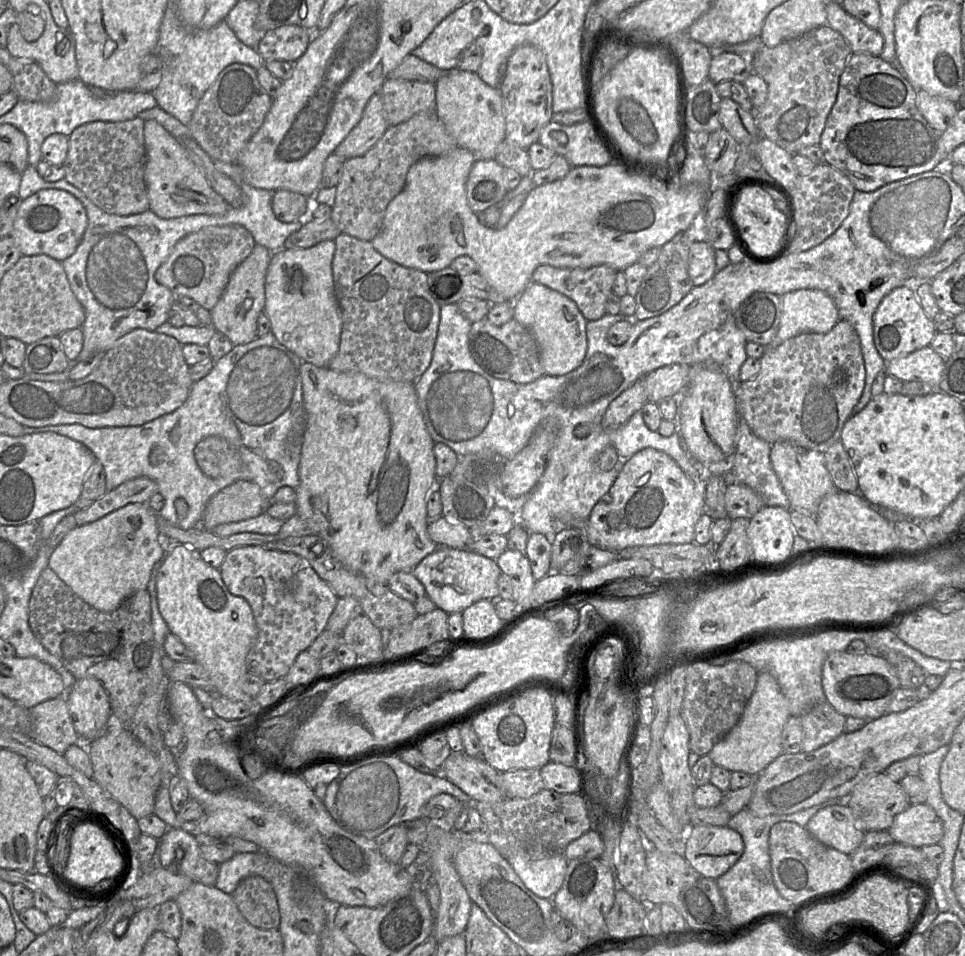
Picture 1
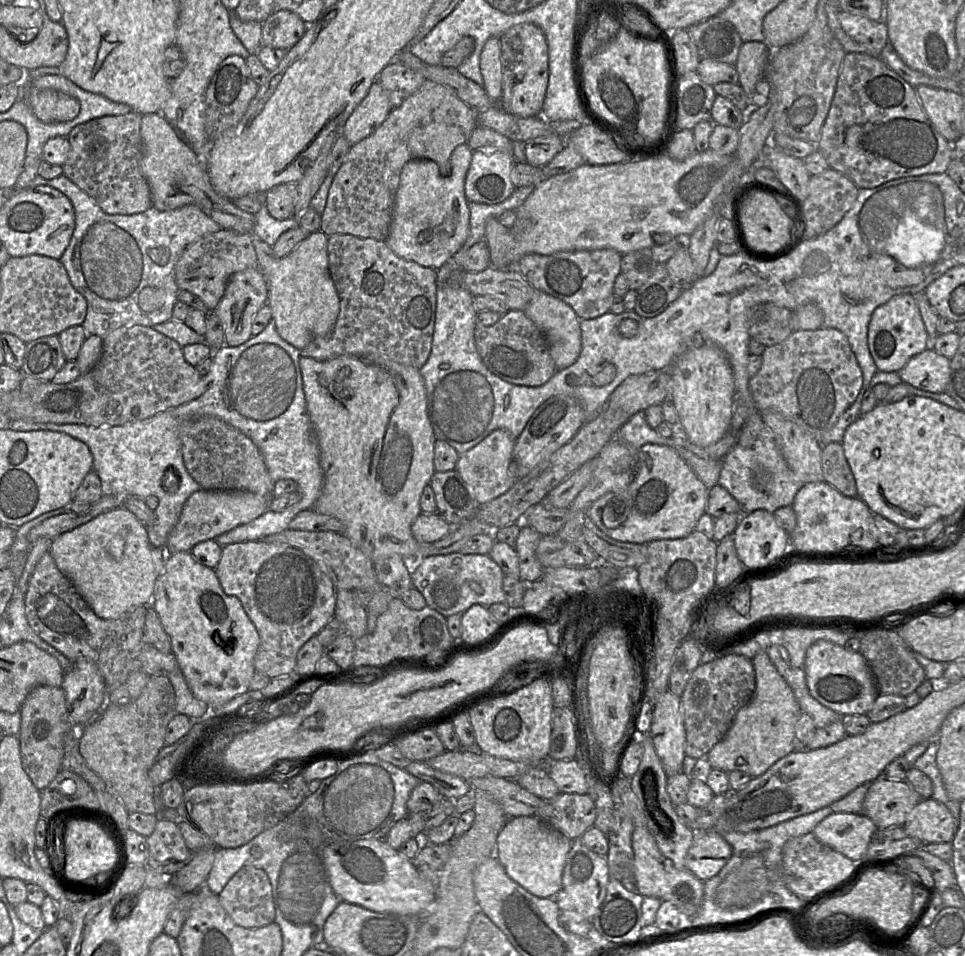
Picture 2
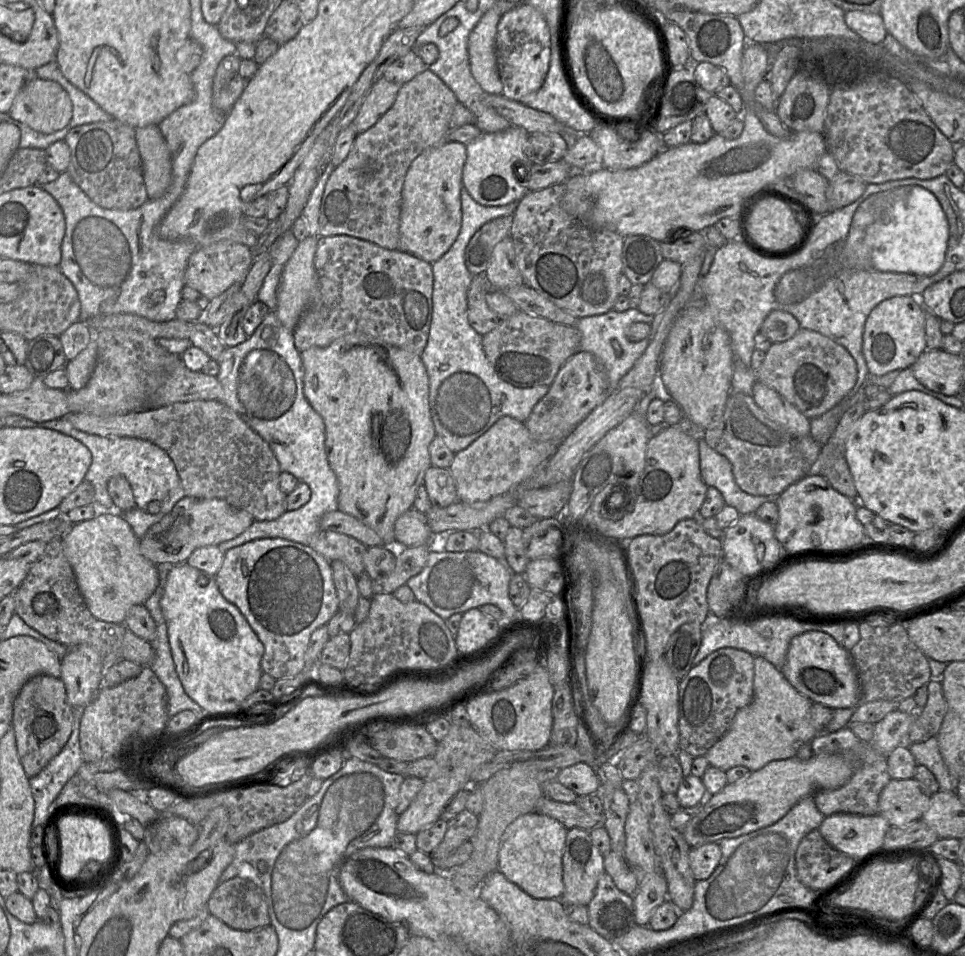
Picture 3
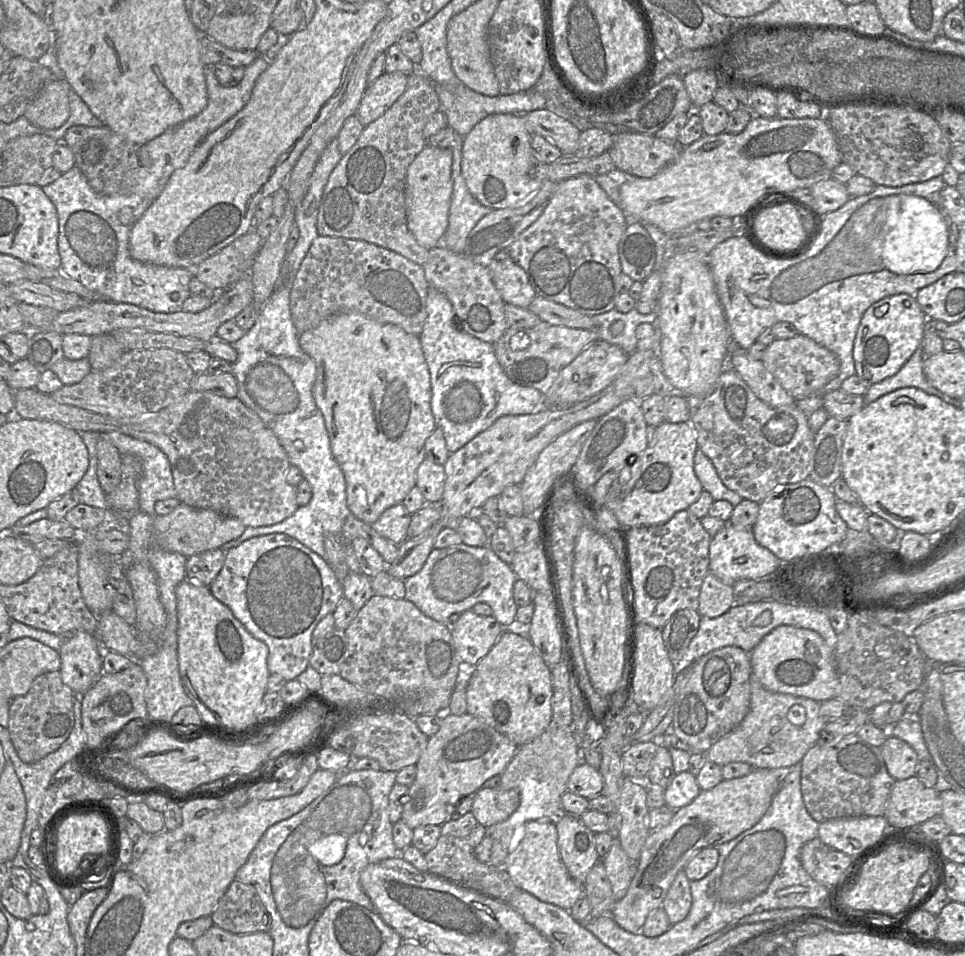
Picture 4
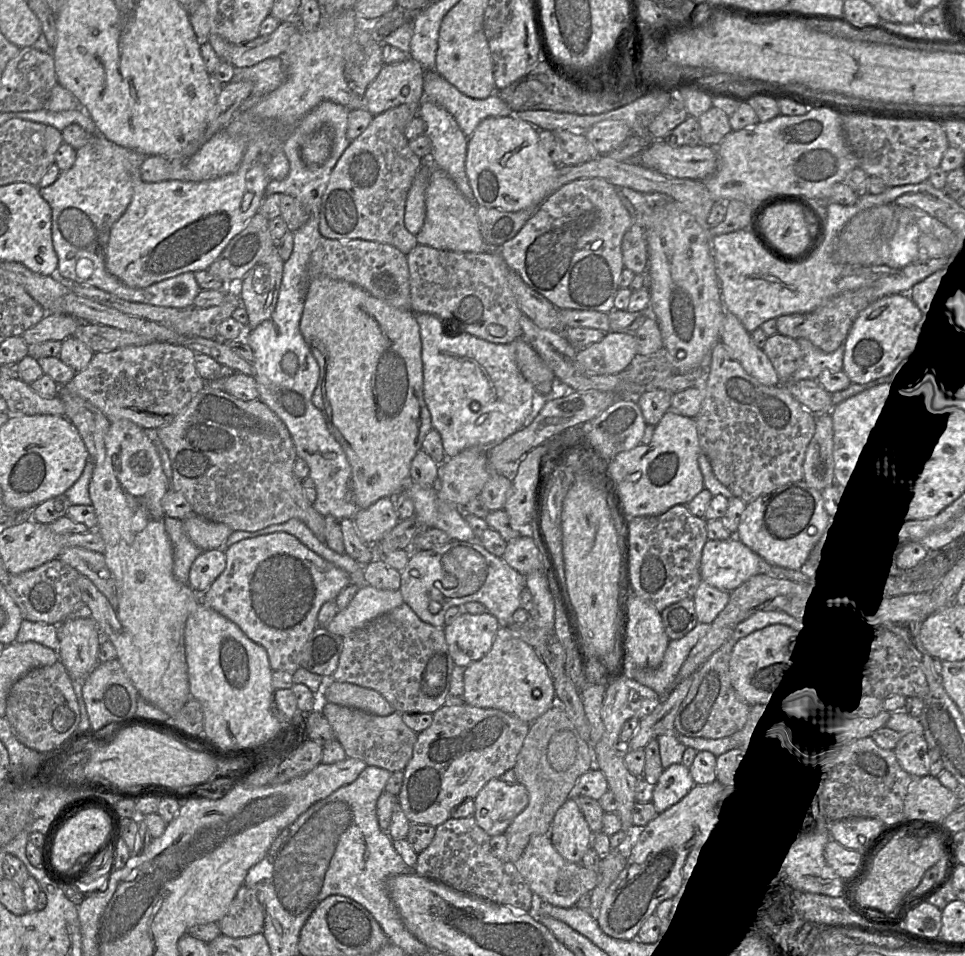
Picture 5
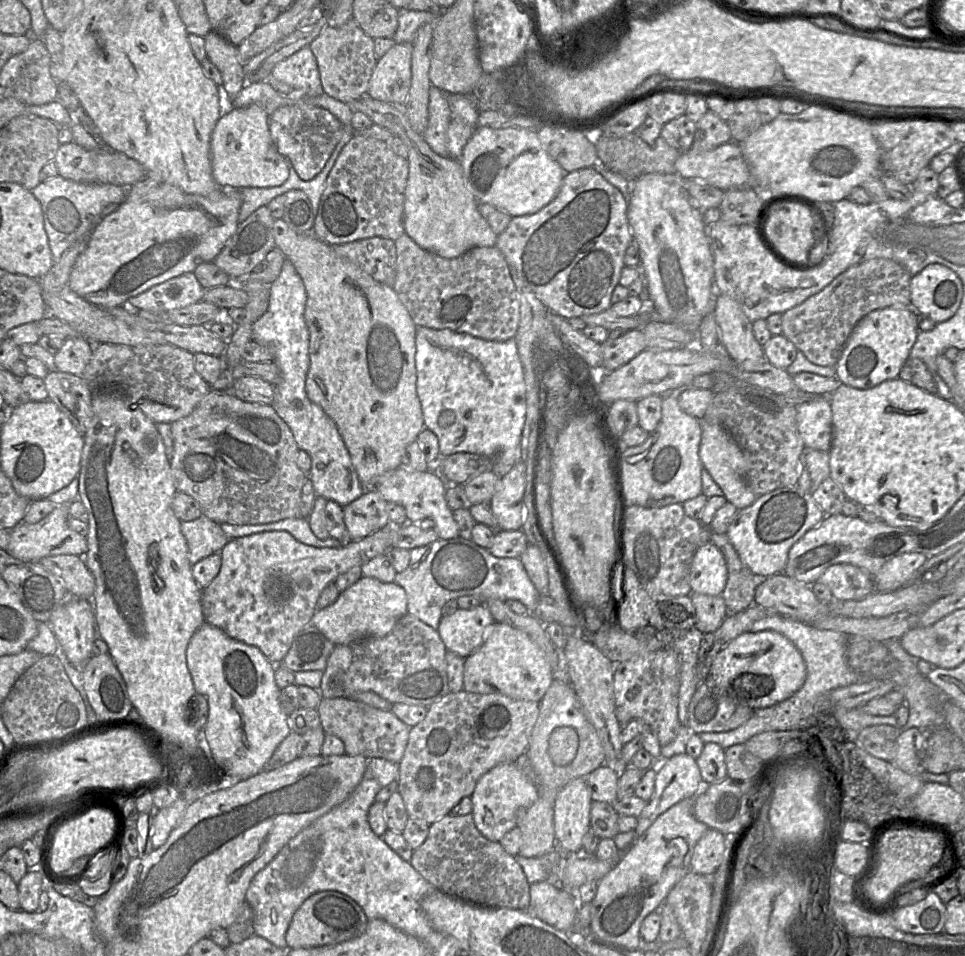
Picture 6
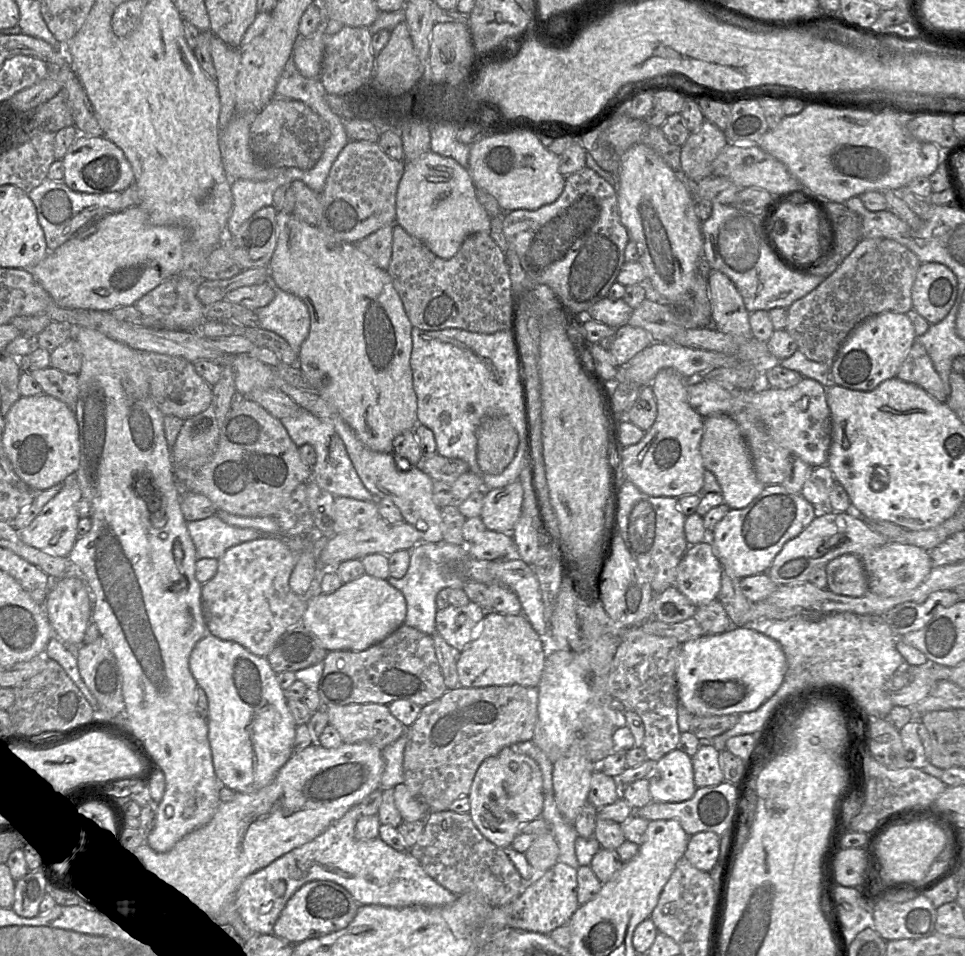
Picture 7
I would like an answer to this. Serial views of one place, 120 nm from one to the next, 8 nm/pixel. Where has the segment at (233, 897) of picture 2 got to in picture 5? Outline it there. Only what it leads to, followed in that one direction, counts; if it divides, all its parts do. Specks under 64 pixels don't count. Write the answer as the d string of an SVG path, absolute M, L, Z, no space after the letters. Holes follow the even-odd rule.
M239 888L227 913L218 921L221 934L232 938L248 937L261 933L265 911L254 890Z

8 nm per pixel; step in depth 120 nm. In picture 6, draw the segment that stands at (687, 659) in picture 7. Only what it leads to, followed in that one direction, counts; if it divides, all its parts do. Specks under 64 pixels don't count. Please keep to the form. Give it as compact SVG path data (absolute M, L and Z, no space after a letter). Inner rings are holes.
M747 631L730 641L715 657L706 680L712 690L756 710L793 695L806 678L806 664L795 645L776 631Z

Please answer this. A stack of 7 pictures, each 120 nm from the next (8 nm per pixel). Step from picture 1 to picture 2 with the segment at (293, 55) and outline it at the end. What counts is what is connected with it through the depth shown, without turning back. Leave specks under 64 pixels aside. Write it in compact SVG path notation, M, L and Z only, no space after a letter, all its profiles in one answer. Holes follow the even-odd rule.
M274 10L262 23L262 46L287 51L305 34L306 23L294 12Z

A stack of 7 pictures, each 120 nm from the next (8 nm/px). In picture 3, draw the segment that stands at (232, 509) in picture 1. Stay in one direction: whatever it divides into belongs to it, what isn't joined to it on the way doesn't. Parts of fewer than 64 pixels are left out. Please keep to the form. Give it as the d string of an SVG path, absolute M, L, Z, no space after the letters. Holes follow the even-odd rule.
M183 497L159 522L155 523L139 539L141 554L154 564L173 565L187 561L200 547L217 546L243 533L254 522L246 511L236 509L221 499L196 499Z

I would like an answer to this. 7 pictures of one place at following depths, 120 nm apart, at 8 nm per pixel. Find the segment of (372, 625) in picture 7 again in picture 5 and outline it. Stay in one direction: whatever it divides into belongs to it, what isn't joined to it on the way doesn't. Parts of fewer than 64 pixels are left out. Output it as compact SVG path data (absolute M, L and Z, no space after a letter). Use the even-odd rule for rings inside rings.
M363 584L348 606L339 610L325 628L344 637L403 603L399 590L377 589L368 584Z

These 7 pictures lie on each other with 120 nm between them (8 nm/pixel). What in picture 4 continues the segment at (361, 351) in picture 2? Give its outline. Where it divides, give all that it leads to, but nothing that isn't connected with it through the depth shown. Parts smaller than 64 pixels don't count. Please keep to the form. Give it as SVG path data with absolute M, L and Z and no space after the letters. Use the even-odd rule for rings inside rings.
M318 236L291 281L290 311L298 334L340 313L359 313L420 336L427 318L429 284L423 267L364 240Z

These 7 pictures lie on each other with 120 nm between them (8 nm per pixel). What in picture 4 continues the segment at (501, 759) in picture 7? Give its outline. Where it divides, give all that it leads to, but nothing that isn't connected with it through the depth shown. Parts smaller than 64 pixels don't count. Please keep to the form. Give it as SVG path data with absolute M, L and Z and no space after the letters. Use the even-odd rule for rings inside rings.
M480 788L474 795L471 812L479 823L490 828L509 818L519 804L518 789Z

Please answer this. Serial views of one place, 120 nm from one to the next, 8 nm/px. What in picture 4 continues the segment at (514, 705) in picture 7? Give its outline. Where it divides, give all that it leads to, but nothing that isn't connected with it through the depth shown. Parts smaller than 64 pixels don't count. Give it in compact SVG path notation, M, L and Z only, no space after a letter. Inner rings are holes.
M446 707L436 716L442 720L440 729L429 737L416 763L416 777L409 786L401 815L401 820L412 830L424 825L442 826L451 819L451 809L463 797L475 794L485 781L504 772L519 748L507 736L469 713L453 715Z

